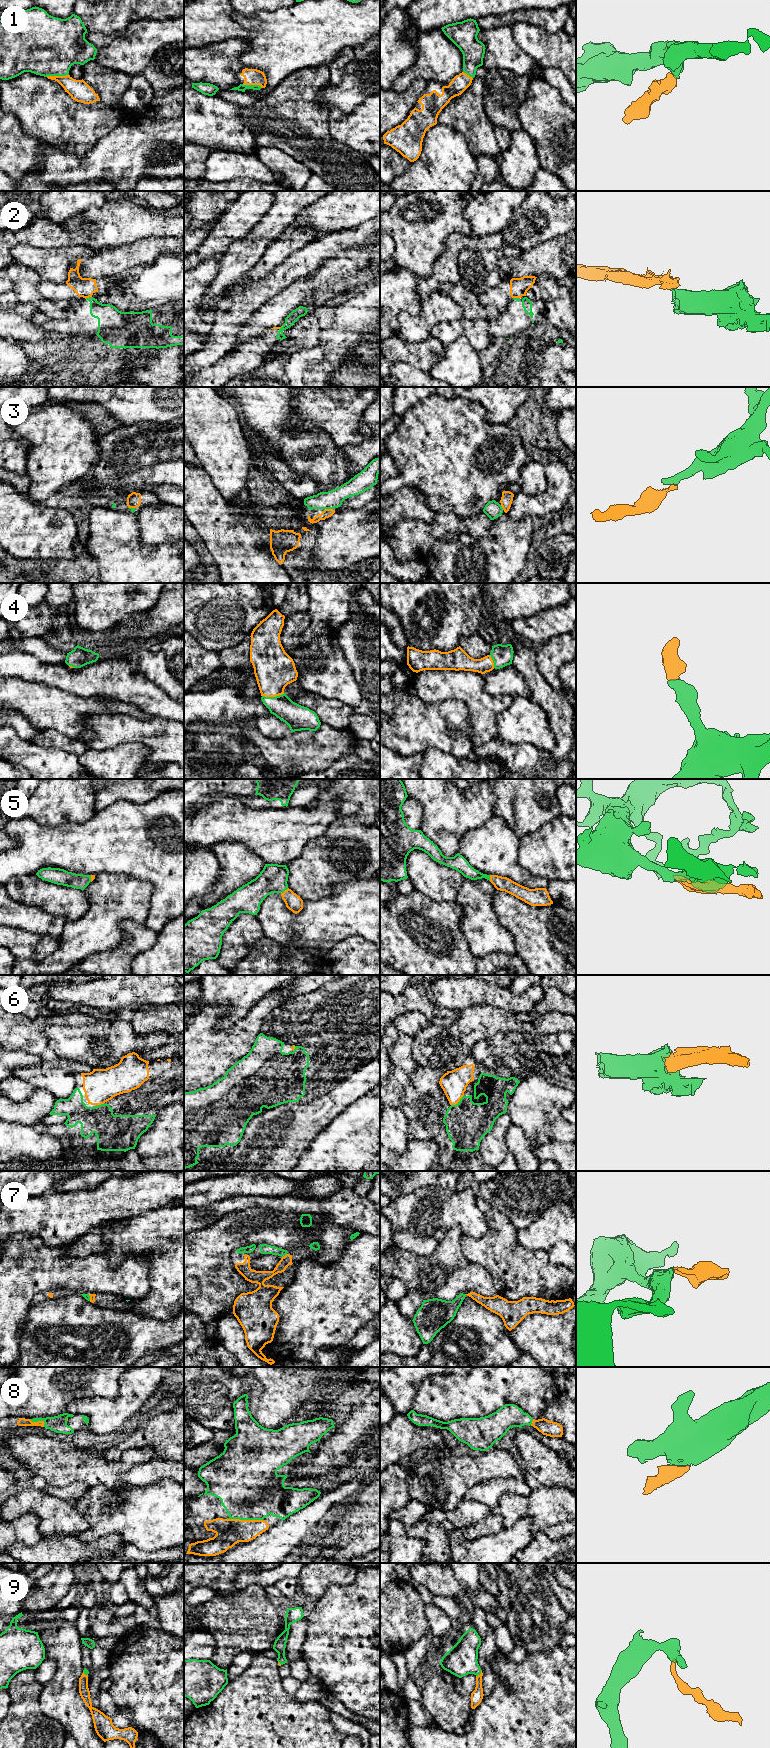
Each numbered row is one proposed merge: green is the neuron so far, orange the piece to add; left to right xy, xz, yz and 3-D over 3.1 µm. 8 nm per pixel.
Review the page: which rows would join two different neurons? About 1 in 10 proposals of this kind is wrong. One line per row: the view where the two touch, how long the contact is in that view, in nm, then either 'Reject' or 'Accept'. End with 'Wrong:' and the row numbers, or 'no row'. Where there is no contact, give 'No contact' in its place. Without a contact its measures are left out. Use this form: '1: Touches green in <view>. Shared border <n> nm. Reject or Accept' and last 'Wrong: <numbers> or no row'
1: Touches green in xy. Shared border 180 nm. Accept
2: Touches green in xy. Shared border 60 nm. Reject
3: Touches green in xz. Shared border 70 nm. Accept
4: Touches green in xz. Shared border 190 nm. Accept
5: Touches green in xz. Shared border 80 nm. Accept
6: Touches green in yz. Shared border 130 nm. Accept
7: Touches green in xz. Shared border 50 nm. Accept
8: Touches green in xz. Shared border 280 nm. Accept
9: Touches green in yz. Shared border 70 nm. Accept
Wrong: 2

